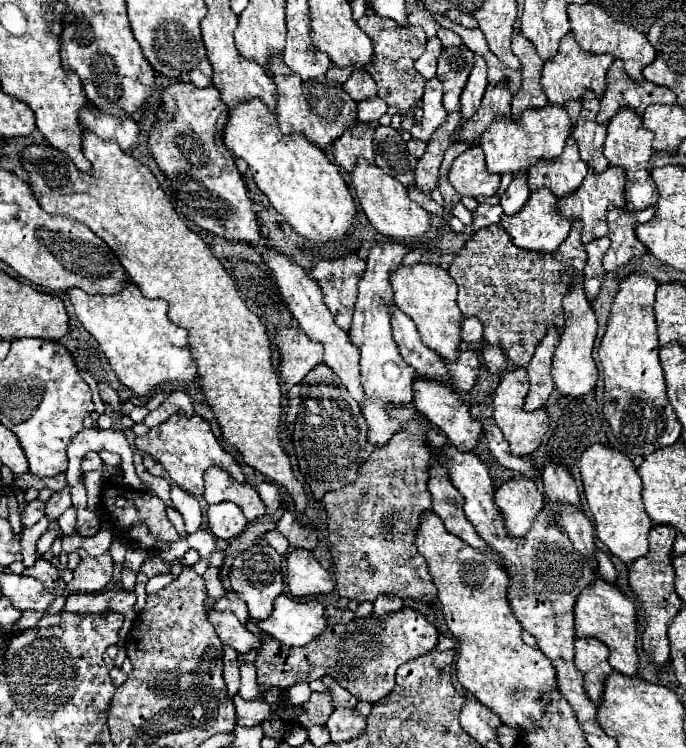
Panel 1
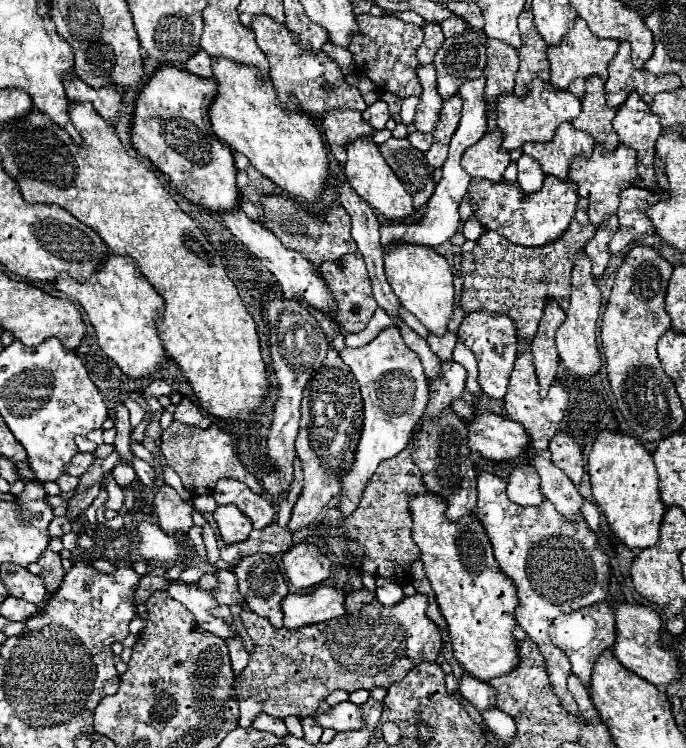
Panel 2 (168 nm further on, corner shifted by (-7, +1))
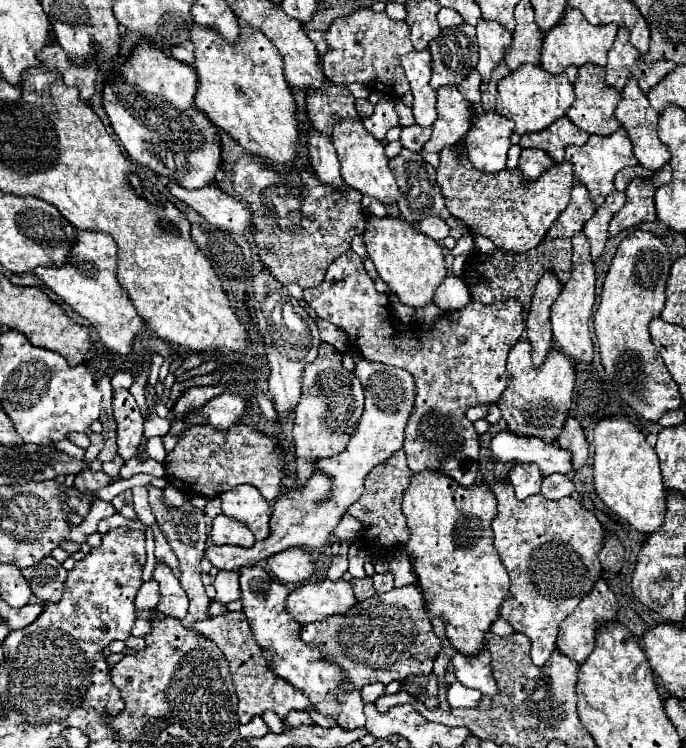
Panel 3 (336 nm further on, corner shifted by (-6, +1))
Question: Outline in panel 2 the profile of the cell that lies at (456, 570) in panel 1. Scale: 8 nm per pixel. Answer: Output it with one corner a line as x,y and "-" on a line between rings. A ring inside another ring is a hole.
429,492
413,496
409,506
413,514
413,540
421,550
425,574
447,620
455,660
467,674
483,682
509,674
519,666
519,646
513,636
517,626
517,592
515,584
499,570
483,526
475,514
455,524
447,522
443,500

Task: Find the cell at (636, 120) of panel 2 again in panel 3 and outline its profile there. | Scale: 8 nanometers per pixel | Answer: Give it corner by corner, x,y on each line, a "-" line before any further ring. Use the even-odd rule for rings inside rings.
628,78
624,90
622,90
622,100
618,102
616,106
616,118
620,120
622,128
628,132
630,136
630,142
632,142
632,148
634,148
634,156
638,158
638,162
656,172
660,170
668,160
670,160
670,152
666,150
666,146
660,142
658,138
658,132
656,132
656,124
658,124
658,112
650,106
646,94
640,90
636,78

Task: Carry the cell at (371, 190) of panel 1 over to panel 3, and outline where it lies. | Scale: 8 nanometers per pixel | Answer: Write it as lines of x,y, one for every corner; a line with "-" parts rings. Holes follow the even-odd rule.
344,118
342,122
338,122
338,126
334,126
332,130
332,144
336,148
338,160
340,160
340,170
342,170
342,178
348,186
360,190
362,194
374,196
384,204
392,204
398,200
400,192
398,192
398,184
394,174
390,172
388,166
388,158
384,154
384,144
374,140
366,128
362,126
360,118

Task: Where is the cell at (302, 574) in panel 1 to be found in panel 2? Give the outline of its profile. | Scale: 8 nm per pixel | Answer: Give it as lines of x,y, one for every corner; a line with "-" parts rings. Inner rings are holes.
301,542
283,556
285,574
297,590
319,586
331,574
331,562
317,546

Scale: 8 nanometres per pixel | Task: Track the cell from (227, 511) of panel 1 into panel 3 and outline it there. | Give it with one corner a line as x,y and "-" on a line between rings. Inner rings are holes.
216,516
212,520
212,542
214,544
236,544
242,548
254,546
254,536
246,528
246,524
230,518
230,516

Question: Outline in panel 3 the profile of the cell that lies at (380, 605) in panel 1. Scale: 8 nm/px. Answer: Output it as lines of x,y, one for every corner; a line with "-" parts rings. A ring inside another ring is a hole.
390,572
386,574
374,574
374,588
376,592
388,592
394,588
394,576

